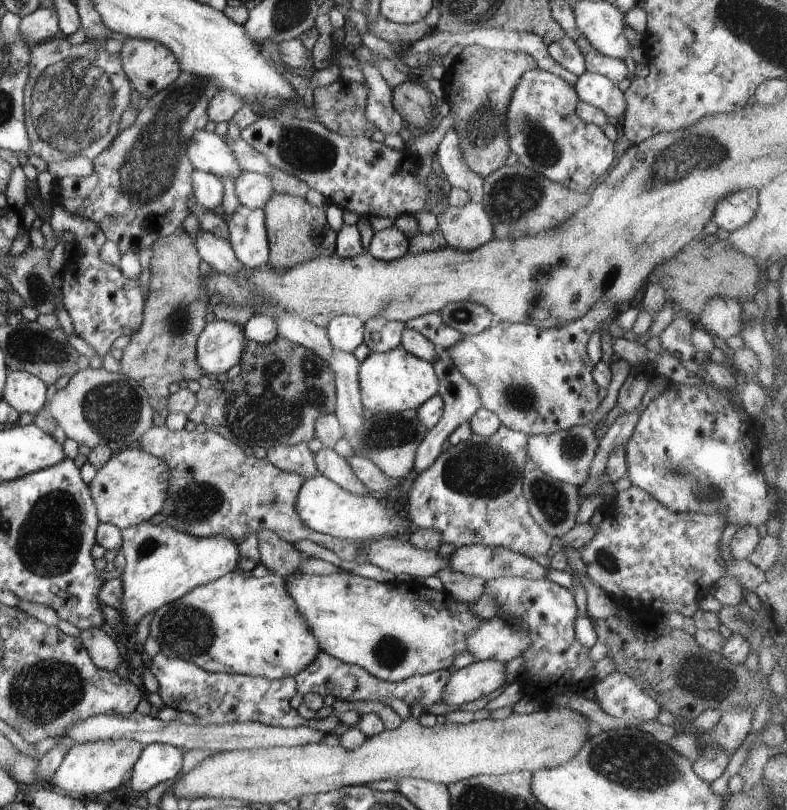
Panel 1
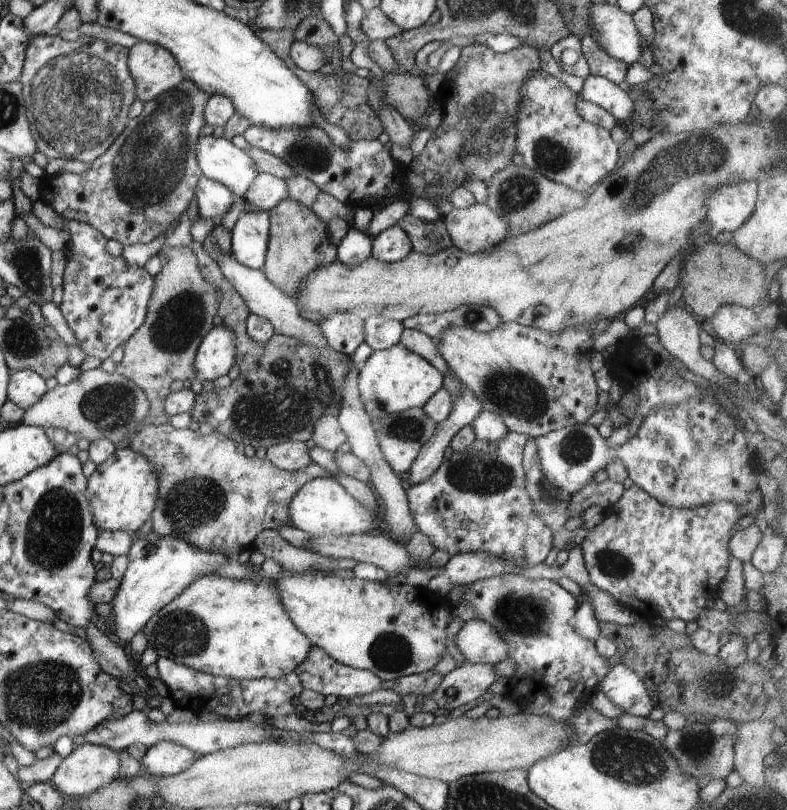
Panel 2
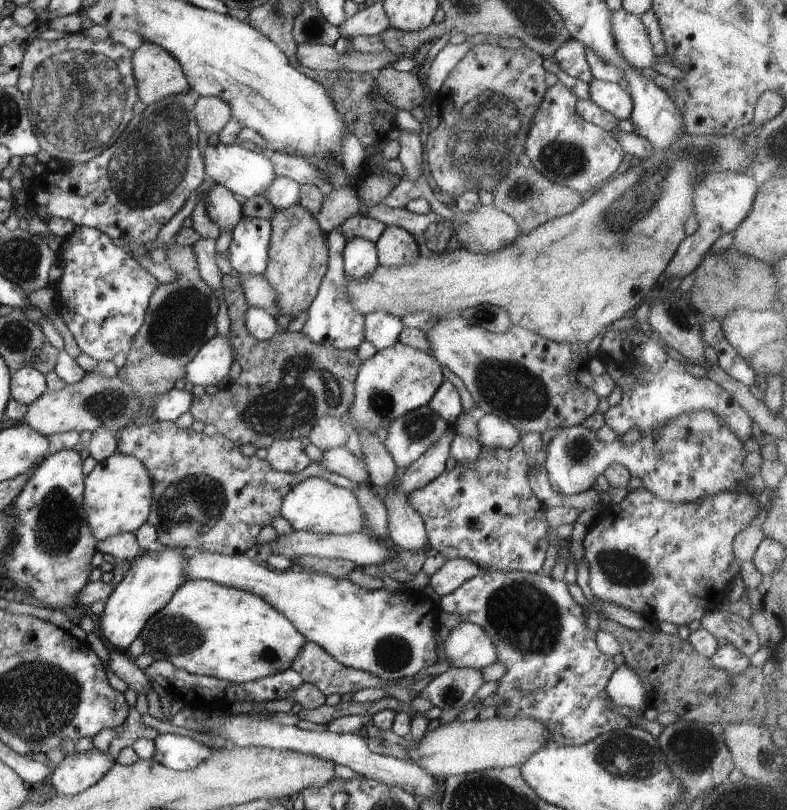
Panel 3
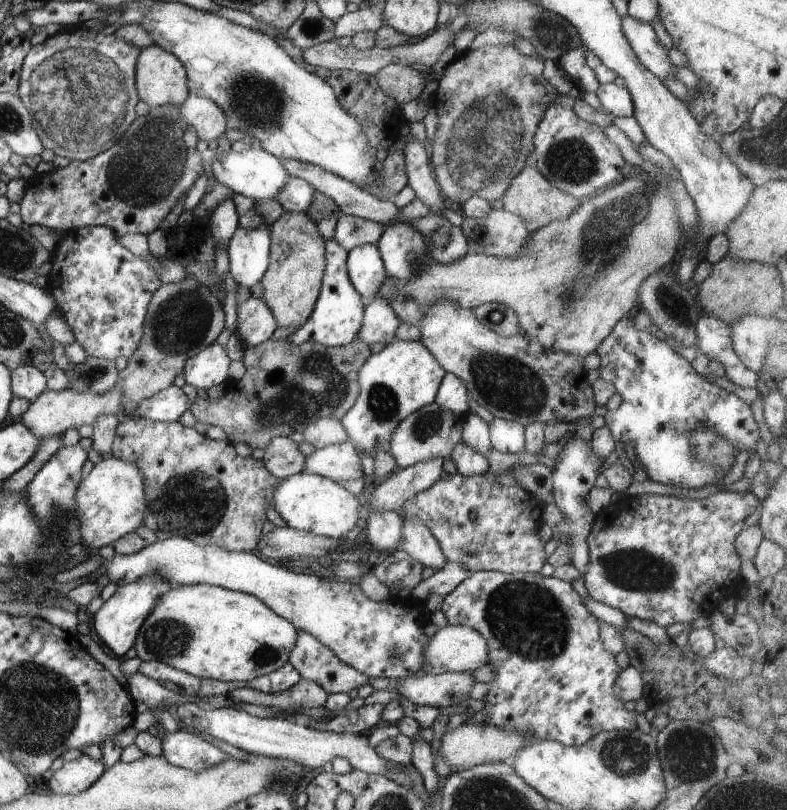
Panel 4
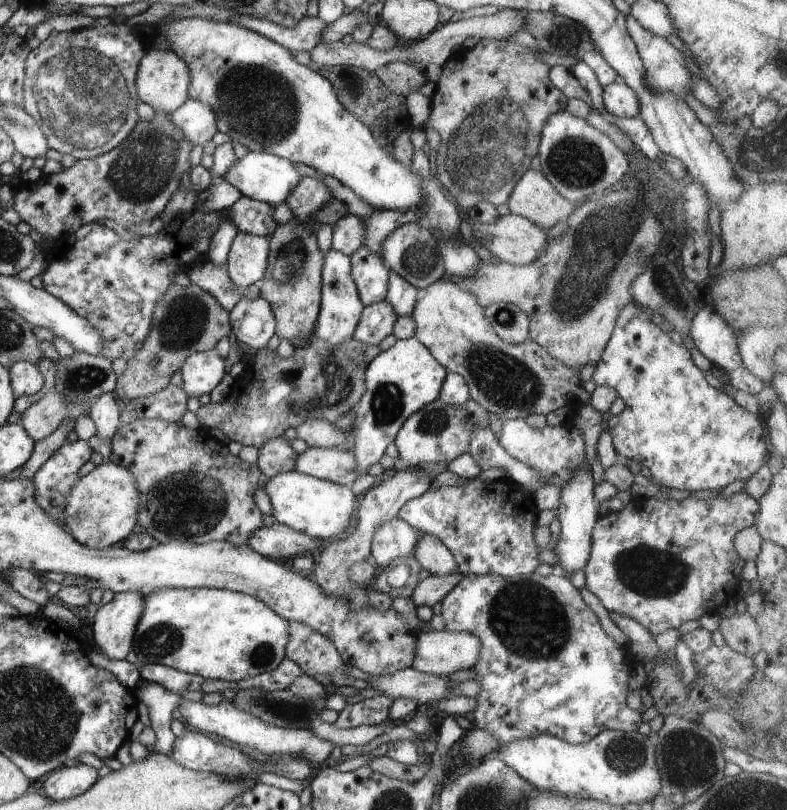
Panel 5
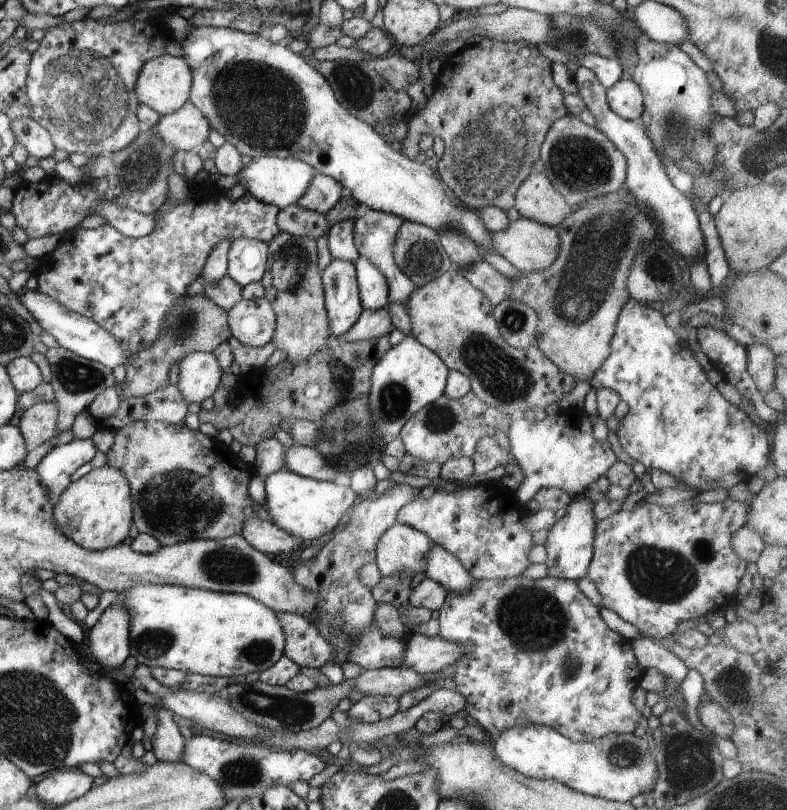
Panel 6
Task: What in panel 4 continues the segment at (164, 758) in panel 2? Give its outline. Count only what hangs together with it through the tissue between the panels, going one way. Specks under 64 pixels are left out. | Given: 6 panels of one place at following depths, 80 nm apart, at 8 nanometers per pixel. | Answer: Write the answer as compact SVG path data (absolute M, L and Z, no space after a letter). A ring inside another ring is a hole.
M186 730L166 733L161 740L162 756L172 766L201 771L231 756Z

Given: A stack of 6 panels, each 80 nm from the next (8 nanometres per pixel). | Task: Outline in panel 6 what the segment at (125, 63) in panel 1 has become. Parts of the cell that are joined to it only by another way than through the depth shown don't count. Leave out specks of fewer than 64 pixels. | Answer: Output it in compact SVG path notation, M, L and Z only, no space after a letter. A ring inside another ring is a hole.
M164 53L147 60L142 65L135 82L135 93L140 103L148 105L161 115L167 115L184 106L189 100L191 80L191 70L184 57Z

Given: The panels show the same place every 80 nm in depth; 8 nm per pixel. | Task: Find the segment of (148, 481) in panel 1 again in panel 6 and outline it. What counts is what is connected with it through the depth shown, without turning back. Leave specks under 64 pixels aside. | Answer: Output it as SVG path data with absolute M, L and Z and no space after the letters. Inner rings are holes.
M112 465L92 469L75 482L71 482L55 504L53 517L58 530L79 547L103 551L123 543L133 523L131 486L126 475Z

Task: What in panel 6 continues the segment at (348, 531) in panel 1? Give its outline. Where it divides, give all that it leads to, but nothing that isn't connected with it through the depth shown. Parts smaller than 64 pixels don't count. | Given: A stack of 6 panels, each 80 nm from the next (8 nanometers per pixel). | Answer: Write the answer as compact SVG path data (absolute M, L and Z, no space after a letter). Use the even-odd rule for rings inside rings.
M282 470L264 478L266 503L264 508L277 524L286 532L299 539L318 540L336 530L348 508L358 502L358 494L351 487L338 485L332 481L319 481L303 477L295 472Z

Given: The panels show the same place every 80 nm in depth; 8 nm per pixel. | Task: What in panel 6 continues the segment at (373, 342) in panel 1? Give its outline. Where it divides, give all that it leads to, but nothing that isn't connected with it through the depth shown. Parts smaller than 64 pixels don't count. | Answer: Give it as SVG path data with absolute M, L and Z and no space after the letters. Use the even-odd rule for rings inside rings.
M388 304L376 310L363 309L356 324L340 338L352 342L381 339L388 335L394 328L391 321L391 312L387 306Z

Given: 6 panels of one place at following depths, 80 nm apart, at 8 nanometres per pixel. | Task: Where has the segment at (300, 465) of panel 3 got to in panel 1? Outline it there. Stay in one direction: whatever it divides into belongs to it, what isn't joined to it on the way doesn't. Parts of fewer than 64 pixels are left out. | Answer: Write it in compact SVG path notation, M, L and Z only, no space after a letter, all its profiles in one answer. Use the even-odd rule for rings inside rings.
M306 441L298 445L280 444L274 446L268 450L266 459L279 470L302 474L306 479L319 476L314 453L308 448Z

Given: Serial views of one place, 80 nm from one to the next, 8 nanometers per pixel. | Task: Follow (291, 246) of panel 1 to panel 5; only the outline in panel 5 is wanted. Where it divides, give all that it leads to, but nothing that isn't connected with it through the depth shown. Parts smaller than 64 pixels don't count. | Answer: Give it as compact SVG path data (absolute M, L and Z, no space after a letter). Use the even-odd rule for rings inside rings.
M298 220L298 223L277 224L276 230L269 236L268 268L265 276L260 281L260 297L272 307L276 319L275 333L281 340L289 340L290 344L296 343L301 347L313 333L318 320L318 313L321 305L321 276L323 259L325 254L318 244L316 233L313 230L311 221Z

